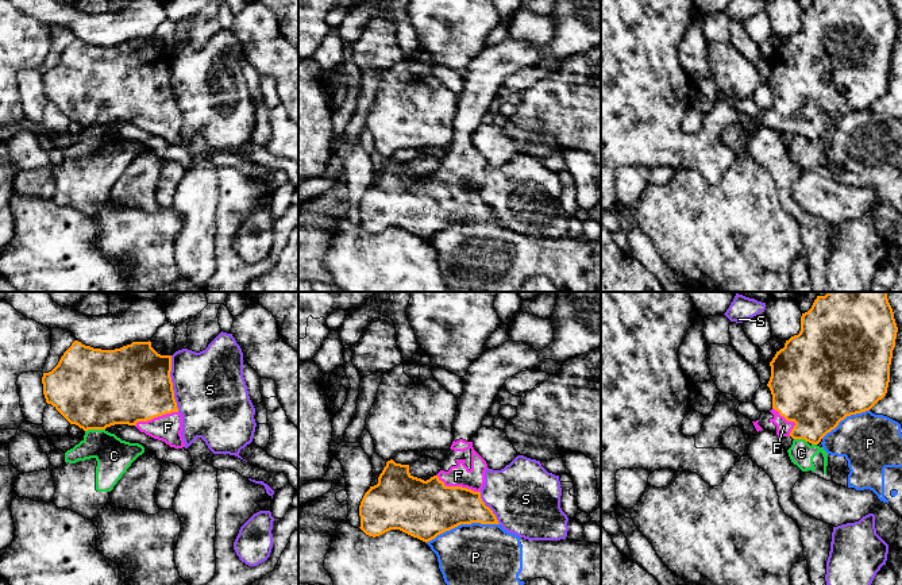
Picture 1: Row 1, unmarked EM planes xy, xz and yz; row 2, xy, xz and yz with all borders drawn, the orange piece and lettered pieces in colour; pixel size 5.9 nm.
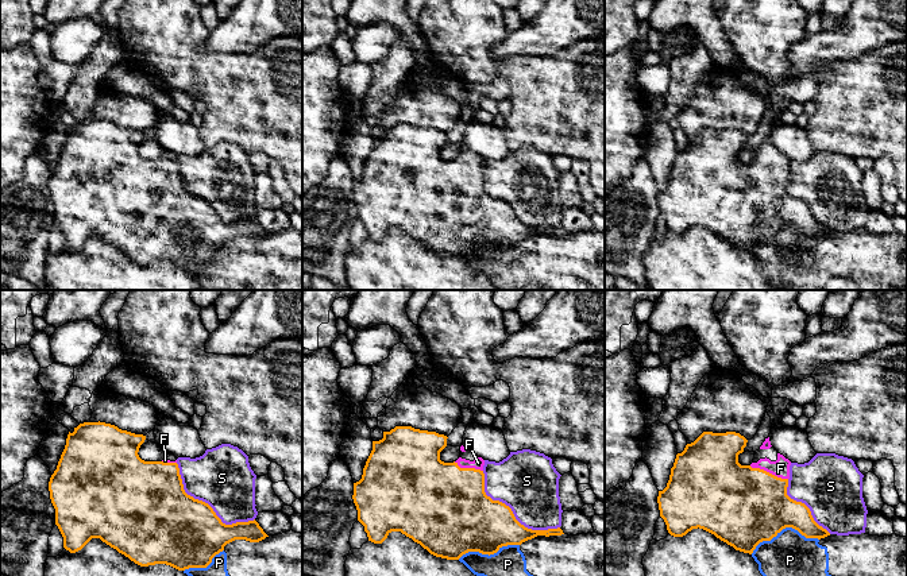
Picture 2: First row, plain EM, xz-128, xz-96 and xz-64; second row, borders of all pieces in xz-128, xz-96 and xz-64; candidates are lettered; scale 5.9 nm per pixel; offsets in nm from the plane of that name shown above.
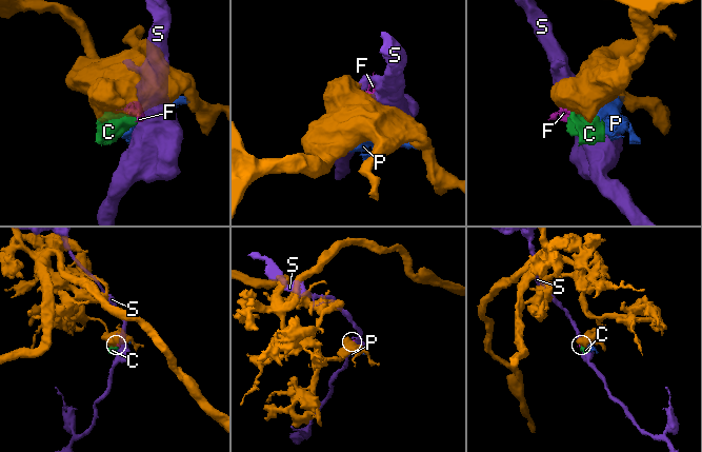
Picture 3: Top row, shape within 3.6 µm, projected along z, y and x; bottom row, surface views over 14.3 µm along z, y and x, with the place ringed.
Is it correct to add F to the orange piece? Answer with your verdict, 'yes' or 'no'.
yes

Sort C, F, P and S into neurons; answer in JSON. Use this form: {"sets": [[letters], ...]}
{"sets": [["C", "P"], ["F"], ["S"]]}

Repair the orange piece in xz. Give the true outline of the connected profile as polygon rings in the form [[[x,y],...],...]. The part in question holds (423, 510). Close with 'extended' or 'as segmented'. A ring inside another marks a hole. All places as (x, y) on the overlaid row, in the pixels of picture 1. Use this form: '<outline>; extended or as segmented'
[[[559,292],[550,317],[554,340],[536,351],[523,342],[508,340],[486,350],[475,359],[463,380],[463,393],[458,399],[456,415],[452,423],[454,442],[442,461],[442,470],[424,481],[409,473],[409,465],[386,462],[378,477],[378,484],[370,486],[361,505],[361,530],[369,536],[379,536],[390,530],[400,530],[423,542],[460,524],[500,524],[493,511],[481,499],[485,485],[486,461],[474,450],[473,436],[482,427],[504,382],[521,372],[533,369],[543,359],[564,362],[601,346],[601,292]]]; extended

